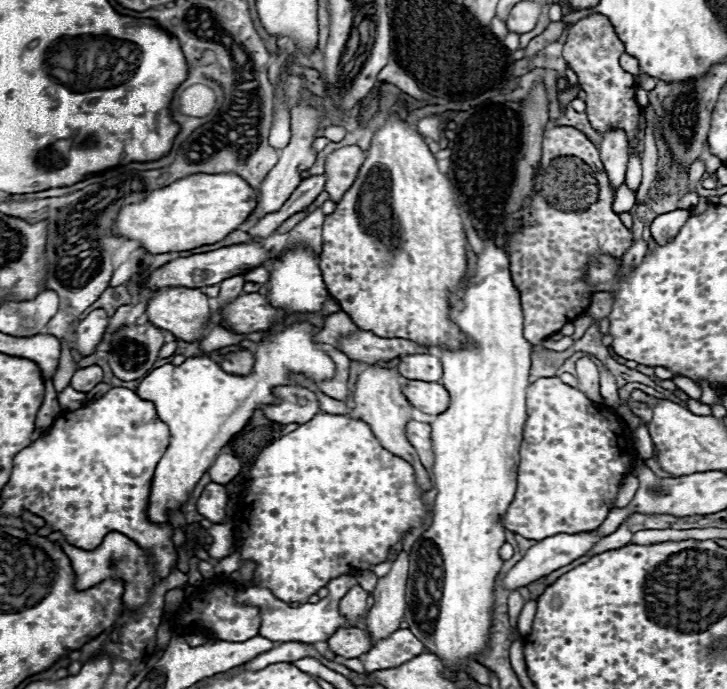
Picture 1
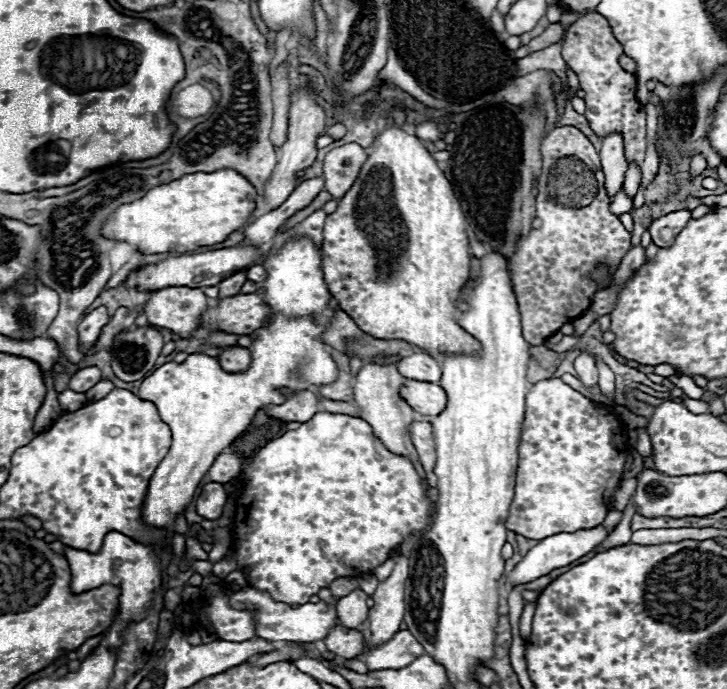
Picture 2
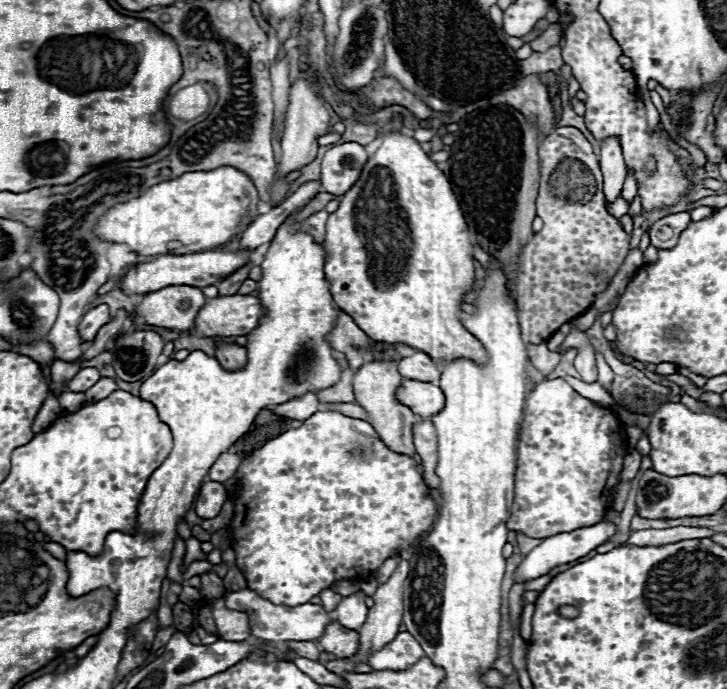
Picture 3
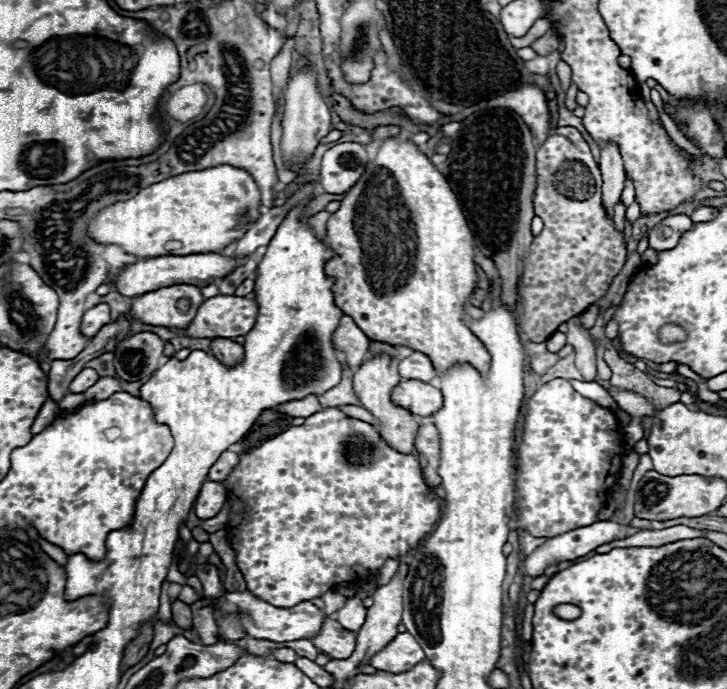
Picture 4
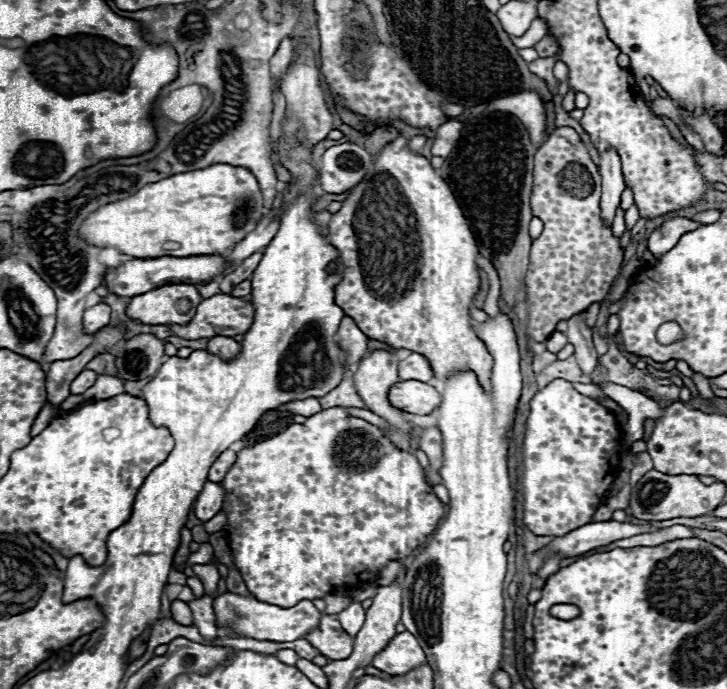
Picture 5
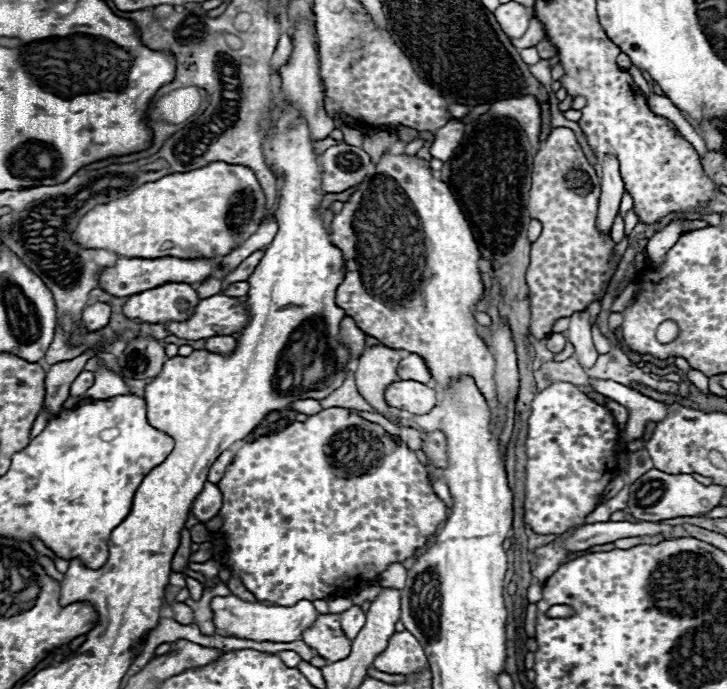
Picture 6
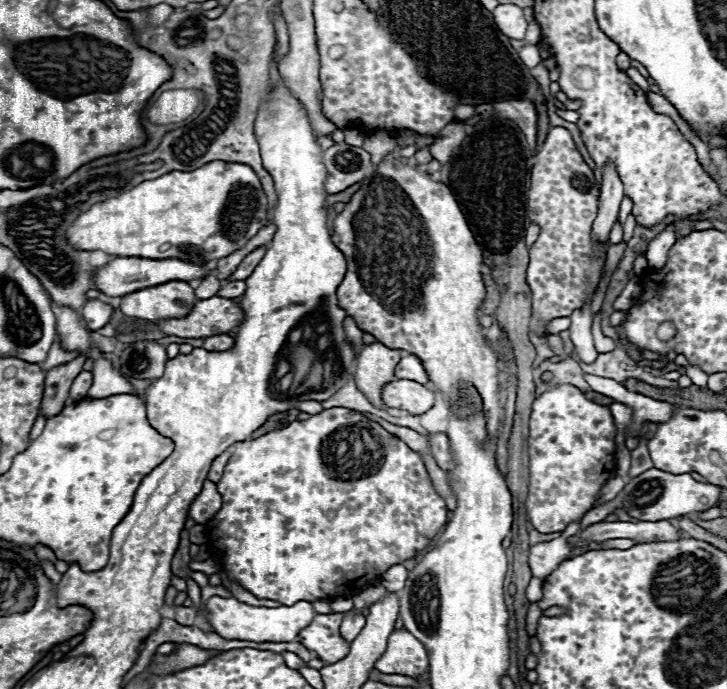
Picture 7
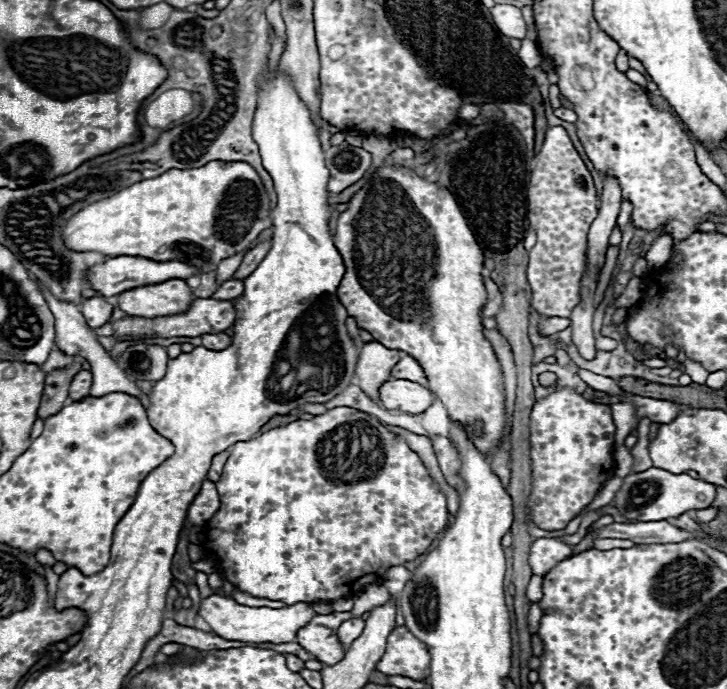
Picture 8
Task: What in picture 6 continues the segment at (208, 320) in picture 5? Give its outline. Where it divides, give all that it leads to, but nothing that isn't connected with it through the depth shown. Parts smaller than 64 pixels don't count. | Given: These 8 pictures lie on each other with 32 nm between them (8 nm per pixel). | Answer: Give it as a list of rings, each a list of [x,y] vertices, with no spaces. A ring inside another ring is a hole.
[[[210,296],[198,302],[194,314],[184,322],[164,322],[164,328],[186,340],[200,340],[204,336],[228,336],[236,334],[248,322],[248,310],[244,304],[230,296]]]

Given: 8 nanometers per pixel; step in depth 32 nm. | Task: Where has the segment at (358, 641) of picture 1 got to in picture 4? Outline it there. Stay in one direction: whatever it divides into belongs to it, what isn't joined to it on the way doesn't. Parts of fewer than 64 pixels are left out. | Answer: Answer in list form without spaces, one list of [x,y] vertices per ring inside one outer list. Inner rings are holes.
[[[324,618],[320,632],[310,640],[320,652],[328,654],[334,660],[348,658],[356,646],[356,634],[344,632],[344,628],[340,628],[340,624],[332,618]]]

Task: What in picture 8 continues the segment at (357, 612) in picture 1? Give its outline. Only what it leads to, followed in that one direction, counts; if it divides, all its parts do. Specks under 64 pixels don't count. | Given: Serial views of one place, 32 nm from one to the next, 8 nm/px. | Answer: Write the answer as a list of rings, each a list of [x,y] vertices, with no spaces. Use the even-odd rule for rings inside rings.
[[[350,618],[346,622],[342,622],[342,626],[338,628],[338,640],[344,648],[348,648],[364,630],[364,620],[362,618]]]

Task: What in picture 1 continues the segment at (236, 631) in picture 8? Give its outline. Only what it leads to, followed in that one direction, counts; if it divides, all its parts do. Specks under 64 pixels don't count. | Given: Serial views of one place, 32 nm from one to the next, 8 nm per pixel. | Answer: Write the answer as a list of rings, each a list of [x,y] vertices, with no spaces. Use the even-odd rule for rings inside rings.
[[[338,576],[328,584],[328,598],[322,598],[320,602],[304,602],[304,604],[286,604],[282,600],[276,600],[266,588],[256,588],[248,586],[242,592],[236,594],[236,602],[240,604],[250,604],[260,608],[260,630],[258,634],[272,640],[272,642],[304,642],[304,644],[314,644],[314,642],[326,642],[328,636],[336,630],[346,626],[346,620],[338,612],[338,602],[340,596],[344,596],[350,588],[354,588],[358,582],[354,576]]]

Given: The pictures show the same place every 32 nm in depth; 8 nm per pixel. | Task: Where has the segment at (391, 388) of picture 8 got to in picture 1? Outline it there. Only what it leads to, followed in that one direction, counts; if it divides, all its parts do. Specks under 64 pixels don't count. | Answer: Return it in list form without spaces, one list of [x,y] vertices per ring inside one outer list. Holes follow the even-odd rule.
[[[408,380],[406,388],[402,388],[406,400],[424,414],[440,414],[448,408],[448,392],[444,386],[436,382],[422,382],[422,380]]]

